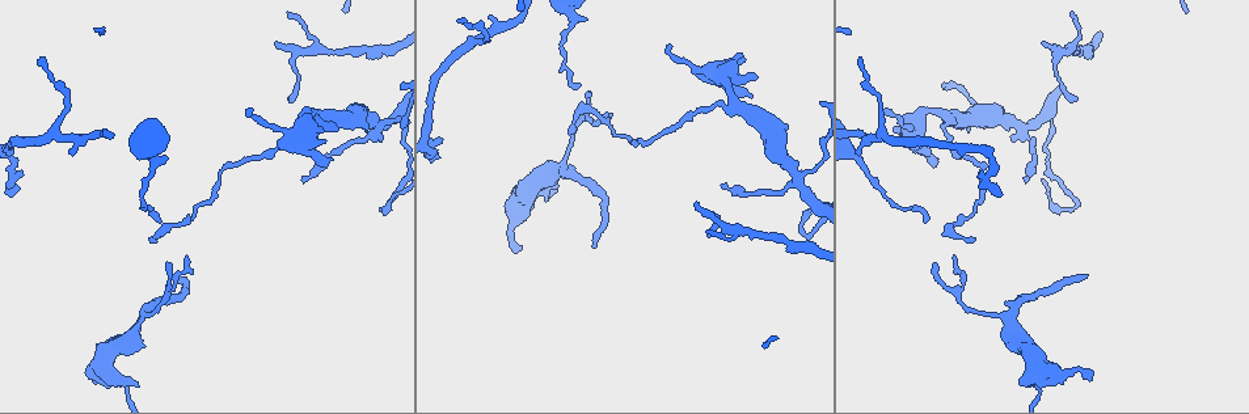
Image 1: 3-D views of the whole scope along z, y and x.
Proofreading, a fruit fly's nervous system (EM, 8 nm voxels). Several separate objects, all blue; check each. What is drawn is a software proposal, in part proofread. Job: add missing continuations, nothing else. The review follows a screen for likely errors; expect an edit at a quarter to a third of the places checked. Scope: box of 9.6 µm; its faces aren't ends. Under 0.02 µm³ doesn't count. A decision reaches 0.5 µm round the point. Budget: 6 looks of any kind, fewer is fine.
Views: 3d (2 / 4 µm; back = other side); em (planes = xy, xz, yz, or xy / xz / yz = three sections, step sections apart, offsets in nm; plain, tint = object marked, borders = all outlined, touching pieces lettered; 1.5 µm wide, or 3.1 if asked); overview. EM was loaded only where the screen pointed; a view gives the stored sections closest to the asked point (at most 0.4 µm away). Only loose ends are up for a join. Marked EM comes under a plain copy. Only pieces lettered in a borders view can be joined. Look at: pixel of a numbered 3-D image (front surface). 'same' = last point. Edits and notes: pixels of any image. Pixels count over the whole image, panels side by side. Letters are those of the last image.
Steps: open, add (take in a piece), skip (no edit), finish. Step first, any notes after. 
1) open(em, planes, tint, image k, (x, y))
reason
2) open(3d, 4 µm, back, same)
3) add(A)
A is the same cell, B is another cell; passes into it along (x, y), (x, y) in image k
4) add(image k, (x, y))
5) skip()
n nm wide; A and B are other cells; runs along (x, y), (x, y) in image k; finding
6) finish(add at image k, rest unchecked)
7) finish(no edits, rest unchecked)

open(em, xz, step 4, borders, image 1, (1042, 45))
free end

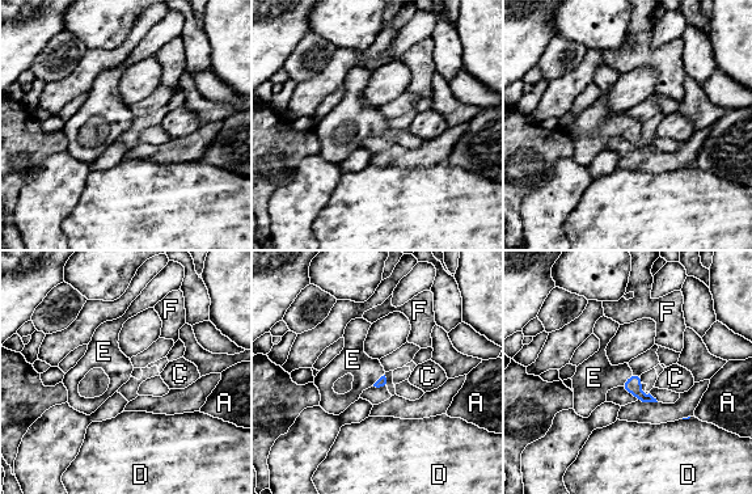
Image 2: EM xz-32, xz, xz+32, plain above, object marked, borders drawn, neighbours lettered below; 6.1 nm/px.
open(em, planes, borders, same)
cut it another way

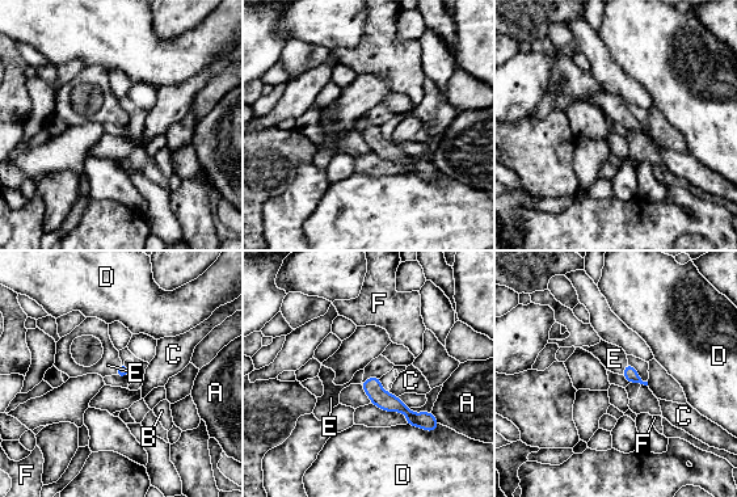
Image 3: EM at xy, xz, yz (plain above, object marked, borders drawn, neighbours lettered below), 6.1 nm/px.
add(E)
E is the same cell, A, B, C, D and F are other cells; passes into it along (122, 371), (118, 369), (108, 365) in image 3; the cell continues

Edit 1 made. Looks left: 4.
open(overview)
see it whole again

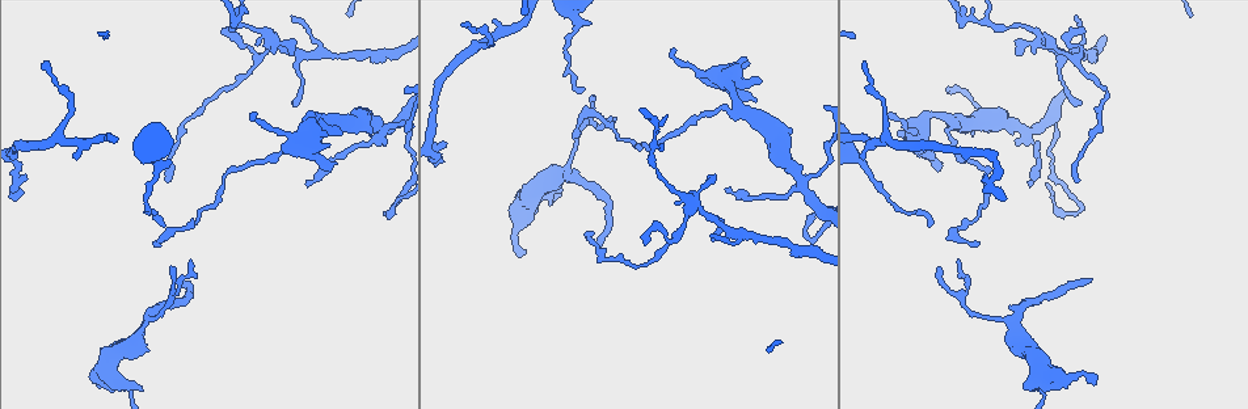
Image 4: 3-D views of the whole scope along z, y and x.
open(3d, 4 µm, image 4, (1091, 280))
an open end

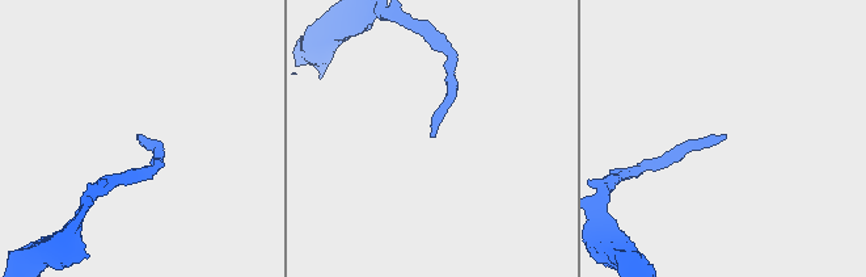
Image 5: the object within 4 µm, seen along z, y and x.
open(em, planes, borders, image 5, (434, 135))
now the EM

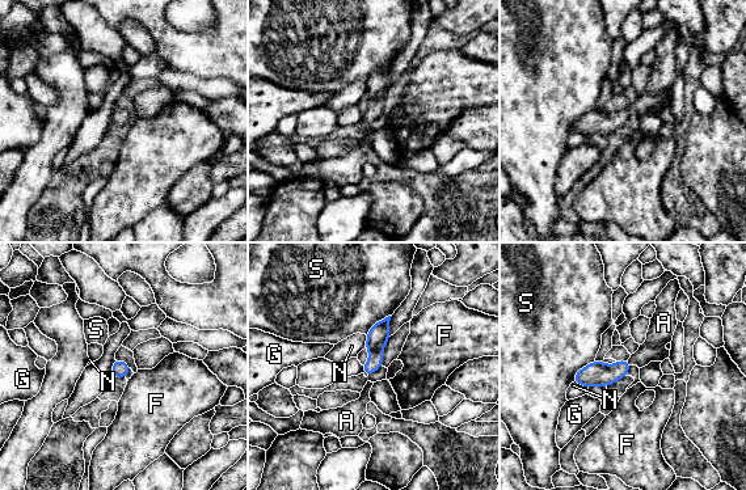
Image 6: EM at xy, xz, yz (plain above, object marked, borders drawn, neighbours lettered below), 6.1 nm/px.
add(A)
100 nm wide; S touches over 200 nm; A is the same cell, F, G, N and S are other cells; it goes on there

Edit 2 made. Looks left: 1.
finish(add at image 3, add at image 6, rest unchecked)

